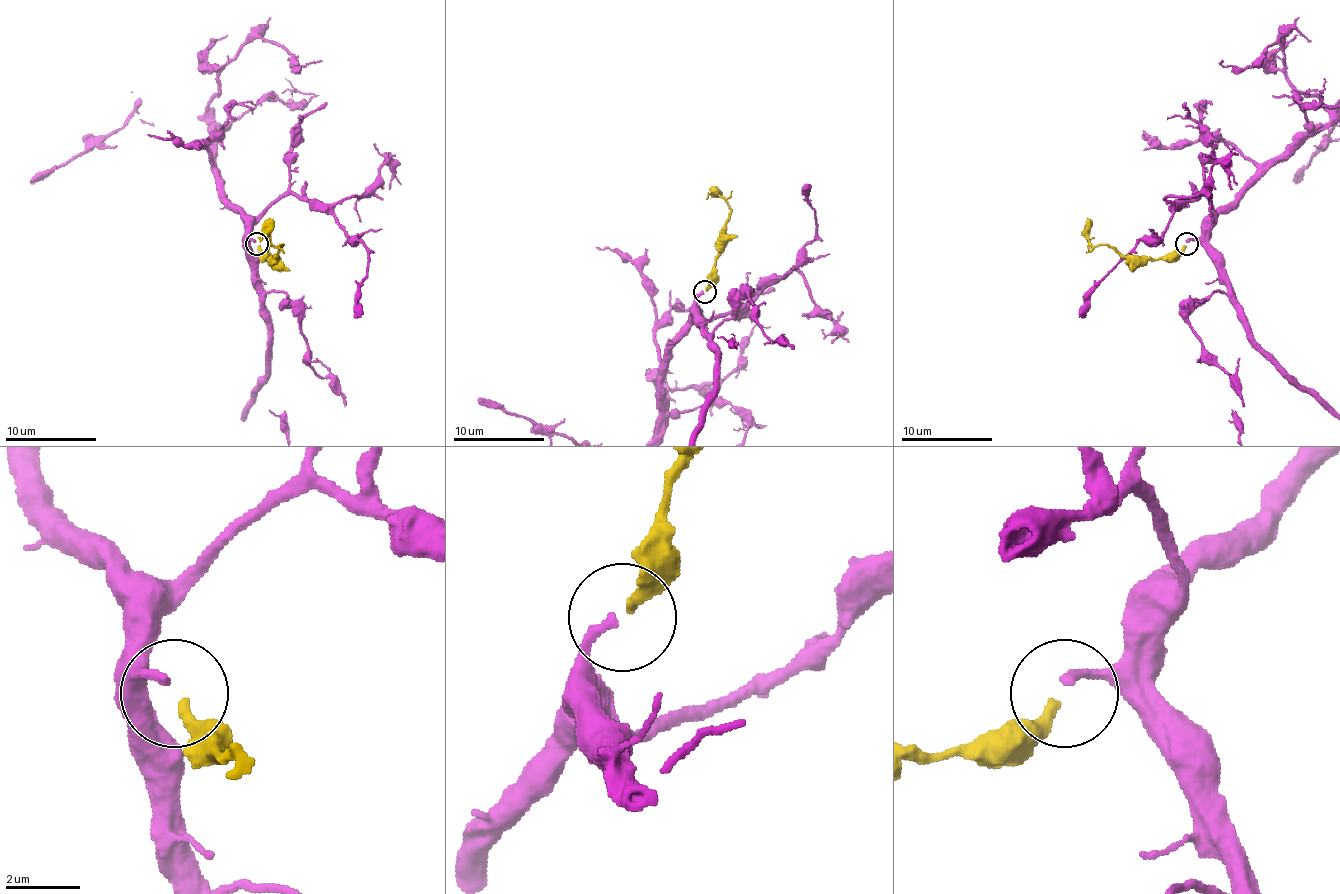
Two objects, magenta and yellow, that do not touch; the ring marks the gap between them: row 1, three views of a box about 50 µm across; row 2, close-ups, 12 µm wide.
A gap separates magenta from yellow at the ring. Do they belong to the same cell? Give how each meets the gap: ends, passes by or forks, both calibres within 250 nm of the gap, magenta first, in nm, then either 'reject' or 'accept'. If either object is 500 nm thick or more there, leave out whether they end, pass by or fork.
magenta ends | yellow ends | 260/320 nm | accept

